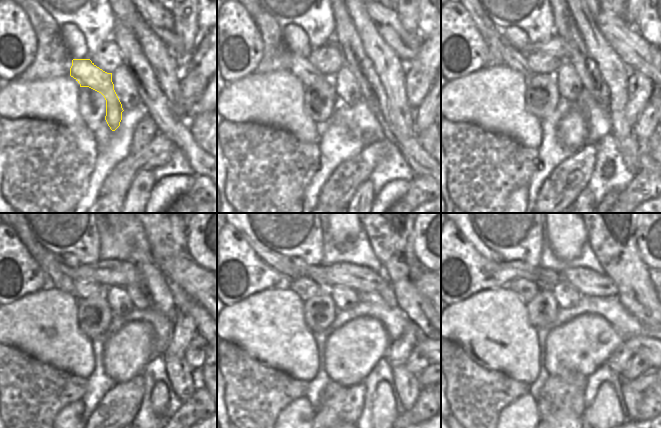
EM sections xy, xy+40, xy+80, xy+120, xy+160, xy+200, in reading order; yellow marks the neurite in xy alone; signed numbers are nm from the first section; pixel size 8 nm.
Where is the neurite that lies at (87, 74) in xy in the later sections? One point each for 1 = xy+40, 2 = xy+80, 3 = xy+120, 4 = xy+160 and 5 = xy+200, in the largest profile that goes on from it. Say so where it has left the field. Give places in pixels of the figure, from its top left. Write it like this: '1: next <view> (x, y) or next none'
1: next xy+40 (302, 68)
2: next xy+80 (515, 59)
3: next xy+120 (53, 266)
4: next xy+160 (282, 264)
5: next xy+200 (470, 234)

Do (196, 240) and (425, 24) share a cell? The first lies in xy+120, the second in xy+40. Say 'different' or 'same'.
same

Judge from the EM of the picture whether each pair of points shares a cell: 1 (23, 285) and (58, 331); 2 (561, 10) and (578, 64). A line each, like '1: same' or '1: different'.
1: different
2: same

